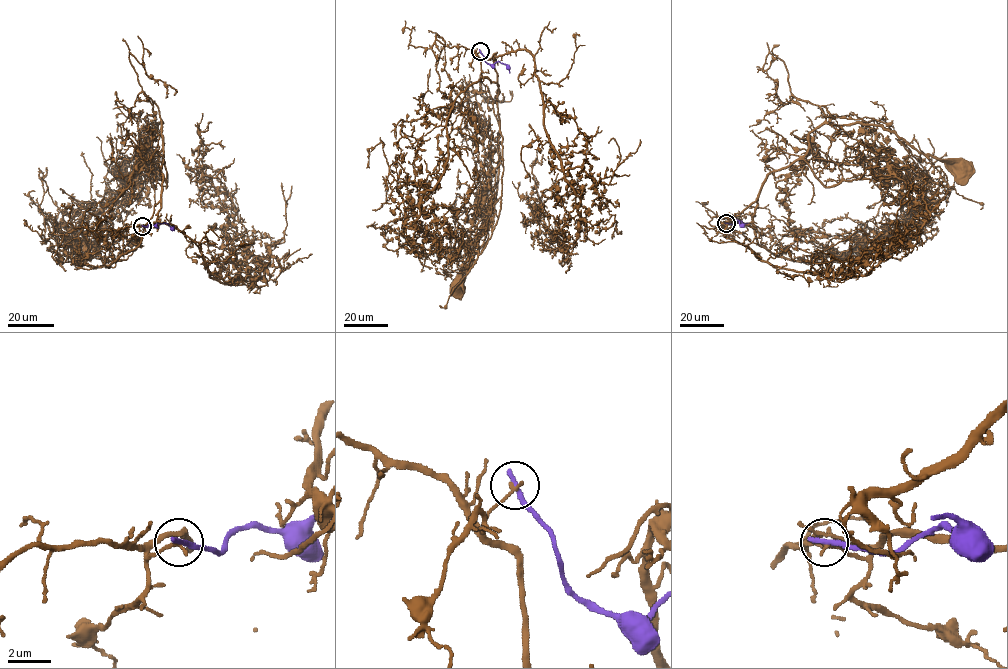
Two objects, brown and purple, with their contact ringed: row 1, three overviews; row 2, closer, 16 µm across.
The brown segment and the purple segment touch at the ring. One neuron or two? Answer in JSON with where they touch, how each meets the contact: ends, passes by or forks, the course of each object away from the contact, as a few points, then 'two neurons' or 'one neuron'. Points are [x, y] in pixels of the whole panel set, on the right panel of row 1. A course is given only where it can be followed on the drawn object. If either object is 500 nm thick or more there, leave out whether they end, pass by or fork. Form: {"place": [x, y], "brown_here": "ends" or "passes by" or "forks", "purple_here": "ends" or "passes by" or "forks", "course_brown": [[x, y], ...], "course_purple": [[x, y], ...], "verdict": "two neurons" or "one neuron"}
{"place": [726, 223], "brown_here": "ends", "purple_here": "ends", "course_brown": [[726, 223], [751, 221], [762, 182], [799, 160], [809, 134], [825, 123], [879, 125], [960, 170]], "course_purple": [[726, 223], [733, 224], [737, 220], [740, 224], [747, 223]], "verdict": "two neurons"}

